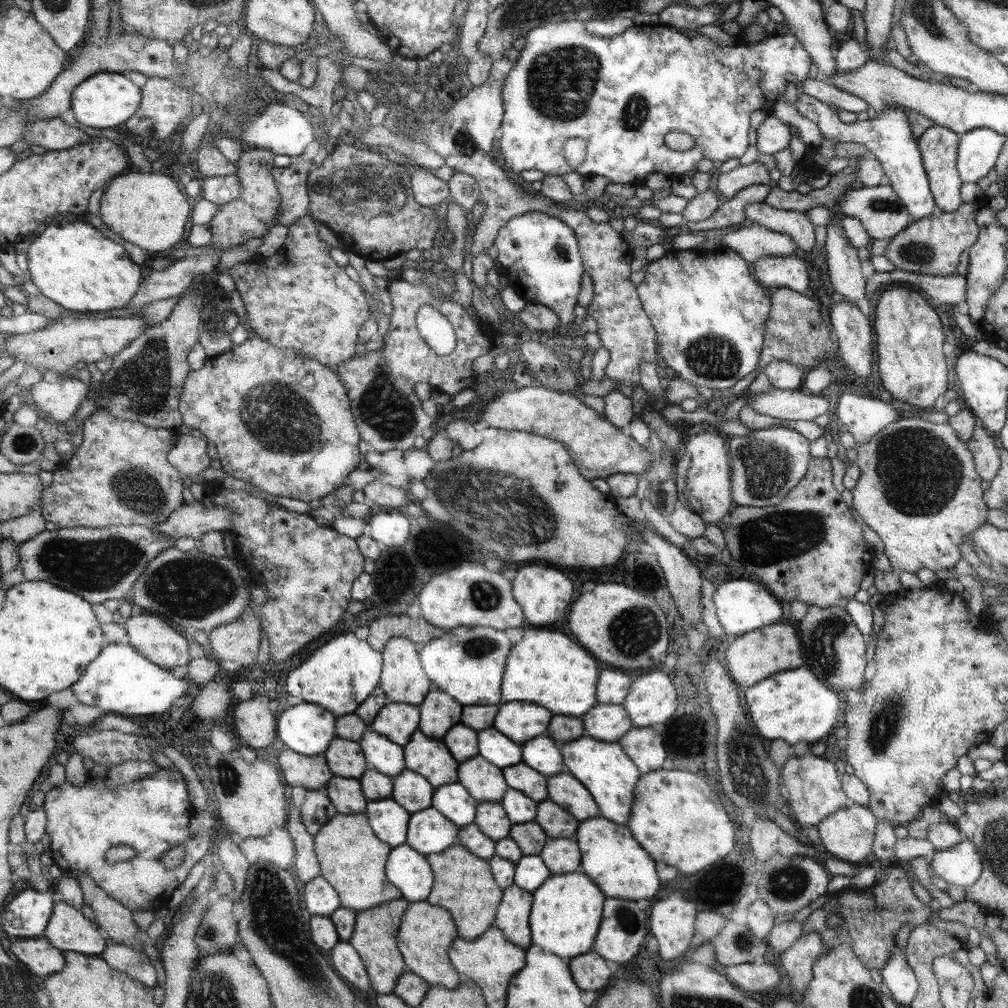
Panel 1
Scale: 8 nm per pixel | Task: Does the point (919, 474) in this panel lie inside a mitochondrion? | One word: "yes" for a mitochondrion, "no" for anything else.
yes

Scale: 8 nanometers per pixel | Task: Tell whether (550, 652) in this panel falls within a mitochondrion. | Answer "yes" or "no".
no

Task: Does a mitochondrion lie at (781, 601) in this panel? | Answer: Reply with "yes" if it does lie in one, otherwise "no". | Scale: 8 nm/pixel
no

